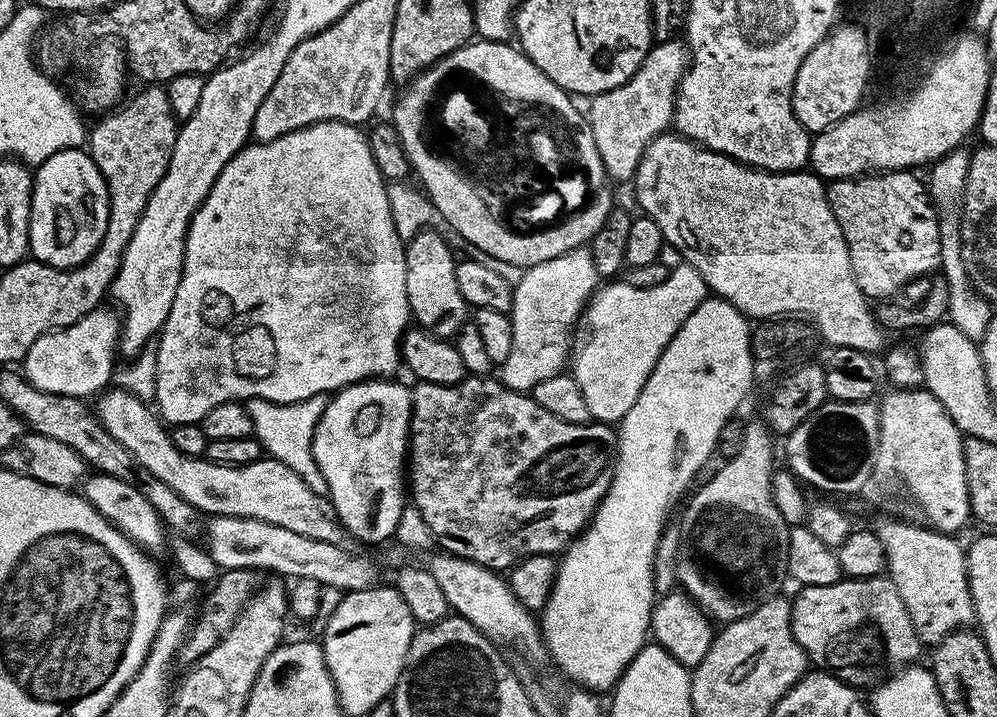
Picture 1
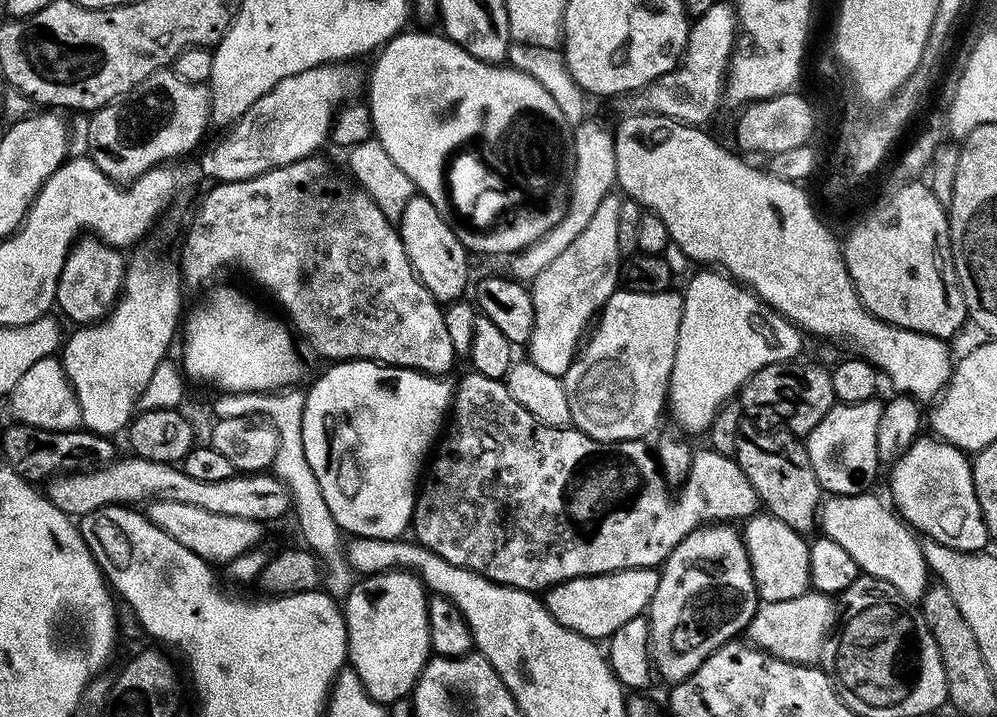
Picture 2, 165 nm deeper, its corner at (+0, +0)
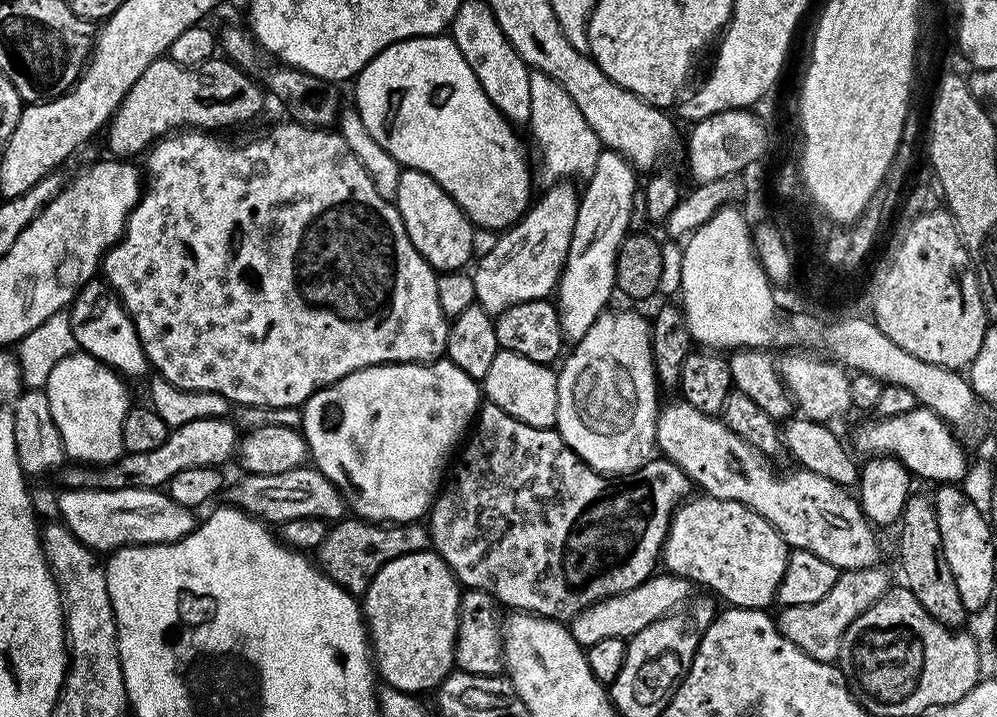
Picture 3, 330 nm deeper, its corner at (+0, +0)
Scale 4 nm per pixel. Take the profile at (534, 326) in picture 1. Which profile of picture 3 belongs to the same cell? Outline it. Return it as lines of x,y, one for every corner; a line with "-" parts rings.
604,150
592,176
583,185
585,188
580,192
578,218
574,222
570,250
554,293
565,341
581,340
586,330
590,330
590,326
594,326
594,322
609,307
608,299
616,292
616,251
630,232
631,198
638,189
636,176
637,169
629,164
625,156

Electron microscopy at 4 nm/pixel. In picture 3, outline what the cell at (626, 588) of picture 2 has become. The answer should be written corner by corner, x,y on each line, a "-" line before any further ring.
653,574
646,582
634,586
634,590
617,596
607,596
605,600
600,600
597,604
582,610
570,622
572,637
582,646
602,642
602,638
624,640
638,635
642,630
646,630
646,626
658,622
669,612
677,611
693,595
693,585
682,576
660,575

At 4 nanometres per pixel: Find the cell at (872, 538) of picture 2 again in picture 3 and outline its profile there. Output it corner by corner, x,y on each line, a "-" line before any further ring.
676,398
673,404
659,409
656,418
656,447
659,455
672,460
687,474
697,489
719,500
729,500
744,504
754,510
788,543
789,549
810,550
810,554
818,554
818,558
826,558
830,566
841,570
853,568
870,568
877,563
876,536
873,525
864,517
860,509
860,501
847,487
835,484
830,478
820,474
795,470
785,476
776,476
771,468
769,457
763,456
754,446
750,446
734,430
724,425
723,419
702,414
702,410
694,410
682,398

